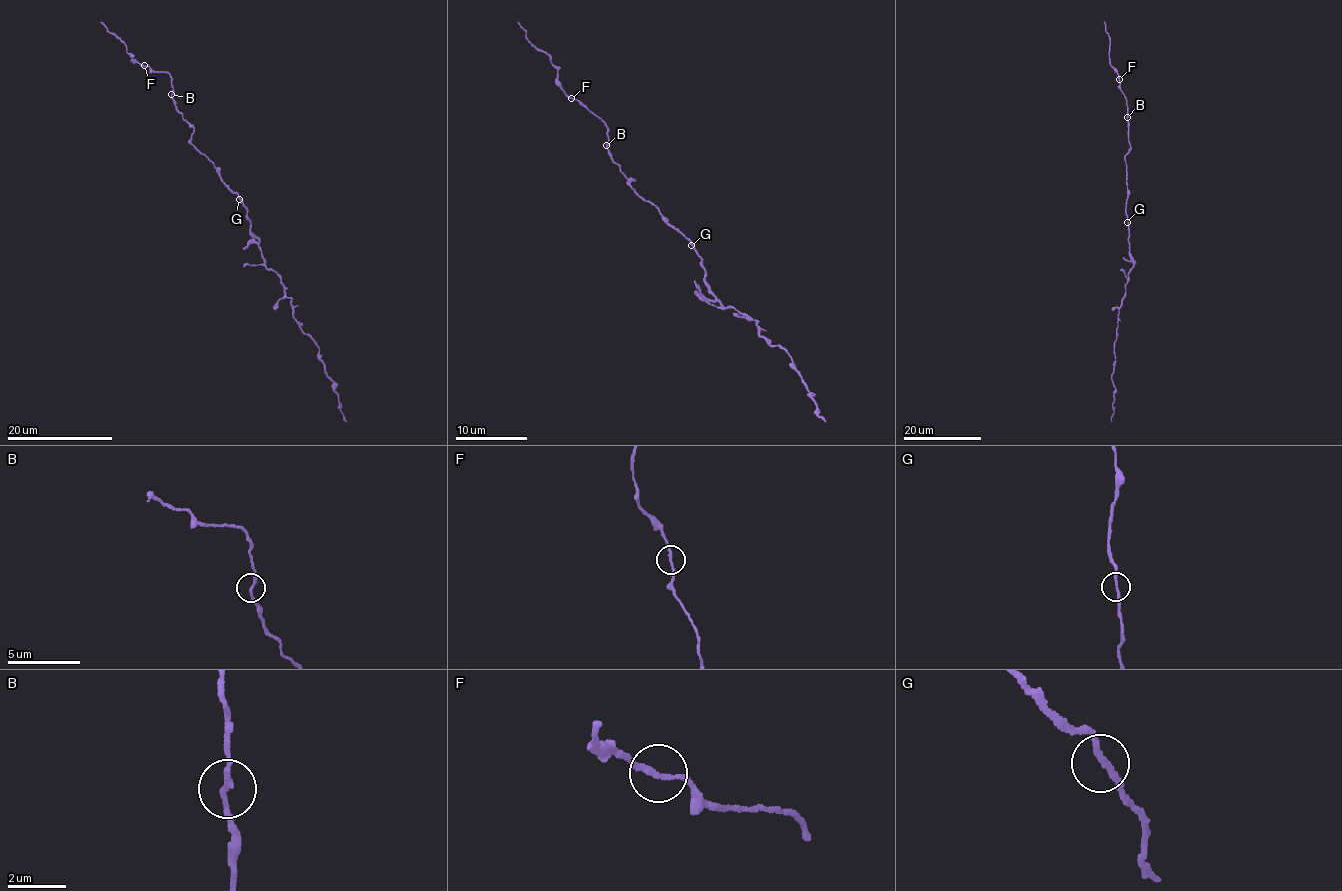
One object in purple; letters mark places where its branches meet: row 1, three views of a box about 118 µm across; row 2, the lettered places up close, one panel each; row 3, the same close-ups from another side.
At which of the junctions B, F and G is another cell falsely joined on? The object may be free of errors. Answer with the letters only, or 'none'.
none

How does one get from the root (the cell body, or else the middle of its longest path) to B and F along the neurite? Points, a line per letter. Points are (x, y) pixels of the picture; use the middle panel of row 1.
B: (693, 245), (632, 188), (631, 179), (635, 178), (626, 177), (606, 145)
F: (693, 245), (632, 188), (631, 179), (635, 178), (626, 177), (606, 147), (606, 124), (571, 98)

